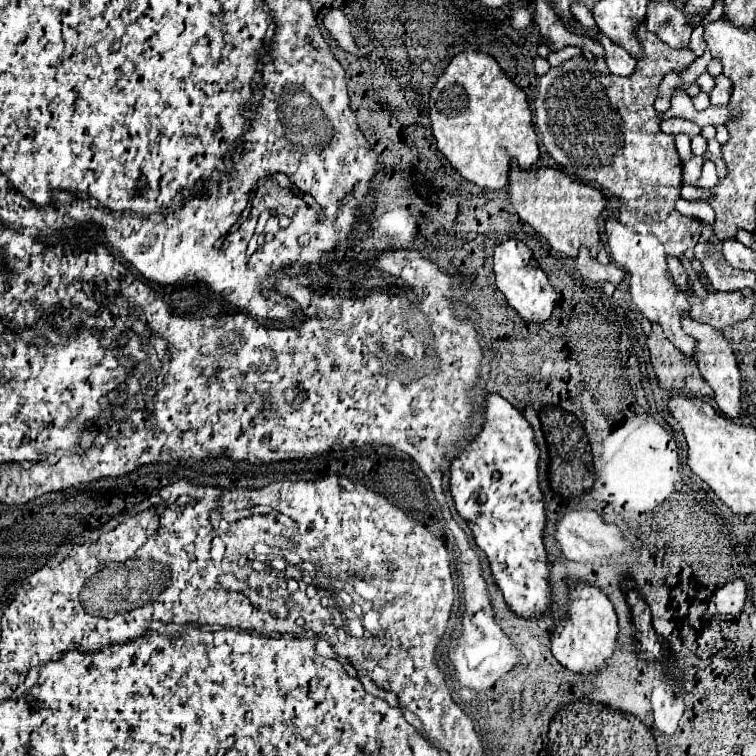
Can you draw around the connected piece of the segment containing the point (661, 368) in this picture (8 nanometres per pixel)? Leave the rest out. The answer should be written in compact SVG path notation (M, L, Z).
M652 326L648 336L648 350L660 386L664 390L684 392L686 380L692 376L696 364L690 362L688 356L684 356L672 342L668 342L668 338L664 338L660 326Z

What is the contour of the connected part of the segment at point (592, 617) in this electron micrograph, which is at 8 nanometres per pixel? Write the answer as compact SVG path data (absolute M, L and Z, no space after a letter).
M578 582L576 588L570 592L568 622L562 622L552 634L552 654L564 668L576 674L586 674L606 668L606 662L612 658L616 644L618 618L610 600L596 586L586 586Z

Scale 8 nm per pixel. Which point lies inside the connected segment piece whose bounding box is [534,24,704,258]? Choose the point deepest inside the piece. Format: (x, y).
(605, 128)

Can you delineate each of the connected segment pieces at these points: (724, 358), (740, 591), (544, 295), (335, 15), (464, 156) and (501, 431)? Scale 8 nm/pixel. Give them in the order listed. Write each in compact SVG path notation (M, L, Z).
M684 316L684 318L682 318L682 326L684 326L684 330L686 330L692 338L696 338L696 342L698 342L696 362L698 362L698 368L700 368L702 378L704 378L704 380L712 386L712 390L716 392L714 398L716 398L720 410L722 410L728 418L732 418L732 420L740 418L740 414L742 414L742 376L740 376L738 360L736 360L736 356L734 356L734 352L732 352L732 348L730 348L730 344L728 344L728 340L722 336L722 332L714 330L714 328L708 326L708 324L696 322L696 320L692 320L690 316Z
M736 578L734 582L726 584L716 592L714 602L720 614L740 614L746 602L746 582L742 578Z
M508 240L504 244L498 244L494 250L494 274L498 290L506 296L508 304L518 312L518 316L524 322L542 324L550 318L556 306L556 292L526 244L518 240Z
M328 10L324 14L324 28L334 36L334 40L338 42L338 46L344 50L344 52L352 52L356 54L356 42L352 38L352 32L350 32L350 20L348 16L342 12L342 10Z
M460 52L456 54L450 64L446 66L444 74L438 78L430 92L430 122L432 134L436 138L438 150L450 160L450 164L466 178L468 182L488 188L488 190L502 190L508 186L508 170L510 160L518 160L522 170L528 170L540 156L538 138L532 126L532 112L528 106L526 92L516 86L500 68L500 64L482 52Z
M488 394L486 422L482 432L466 446L466 450L450 466L450 492L456 502L456 510L468 522L474 540L480 550L488 556L496 586L504 594L506 604L522 618L534 618L552 608L552 584L550 584L550 562L544 548L546 508L544 492L538 480L540 448L534 440L534 430L528 420L502 396Z

